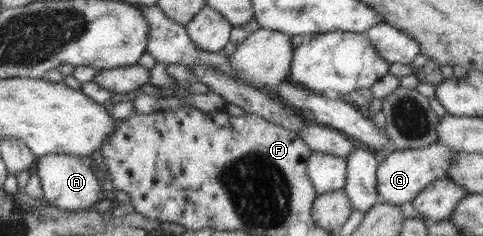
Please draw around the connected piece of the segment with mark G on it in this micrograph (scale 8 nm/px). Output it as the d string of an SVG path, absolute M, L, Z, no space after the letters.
M433 143L425 148L398 149L386 160L380 162L377 171L378 189L384 203L402 205L414 201L418 193L423 192L436 180L445 178L453 166L453 159L457 156L444 144Z

